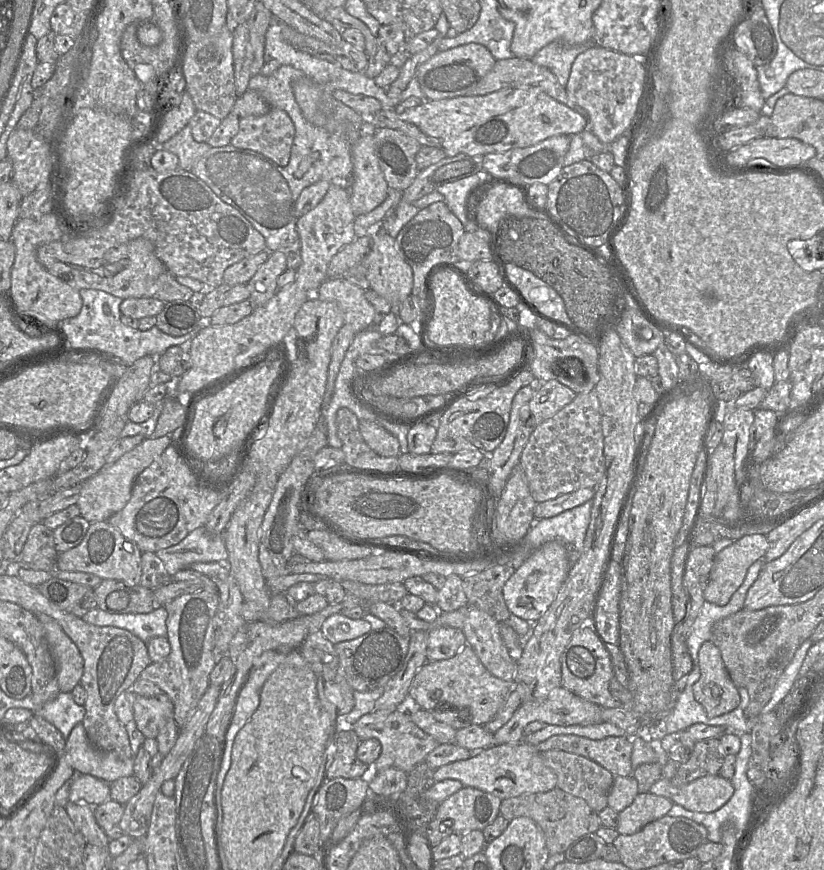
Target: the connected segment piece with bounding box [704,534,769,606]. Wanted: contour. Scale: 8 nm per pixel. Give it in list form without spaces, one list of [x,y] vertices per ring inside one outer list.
[[[763,534],[747,535],[735,541],[716,554],[710,572],[708,584],[704,591],[704,599],[718,606],[725,606],[743,583],[749,567],[757,560],[763,560],[769,542]]]

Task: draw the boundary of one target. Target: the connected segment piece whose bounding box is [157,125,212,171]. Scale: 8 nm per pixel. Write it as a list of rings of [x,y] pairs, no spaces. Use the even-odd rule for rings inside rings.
[[[187,125],[179,133],[163,144],[157,144],[158,149],[172,152],[178,156],[179,167],[192,171],[195,163],[212,148],[207,142],[197,142],[192,136],[191,126]]]

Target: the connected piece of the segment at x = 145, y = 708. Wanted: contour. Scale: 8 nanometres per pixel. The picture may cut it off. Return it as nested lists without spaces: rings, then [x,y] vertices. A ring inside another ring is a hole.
[[[165,693],[152,697],[136,695],[133,711],[138,730],[145,738],[156,739],[159,730],[174,713],[174,704]]]

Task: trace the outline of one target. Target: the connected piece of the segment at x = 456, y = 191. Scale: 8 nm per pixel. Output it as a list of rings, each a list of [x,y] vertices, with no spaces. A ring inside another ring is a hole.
[[[482,169],[482,171],[476,174],[445,182],[436,189],[444,196],[444,202],[461,221],[467,232],[473,232],[479,227],[476,220],[469,219],[467,210],[468,198],[477,188],[478,194],[482,196],[483,191],[495,181],[493,177],[488,175],[489,174]]]

